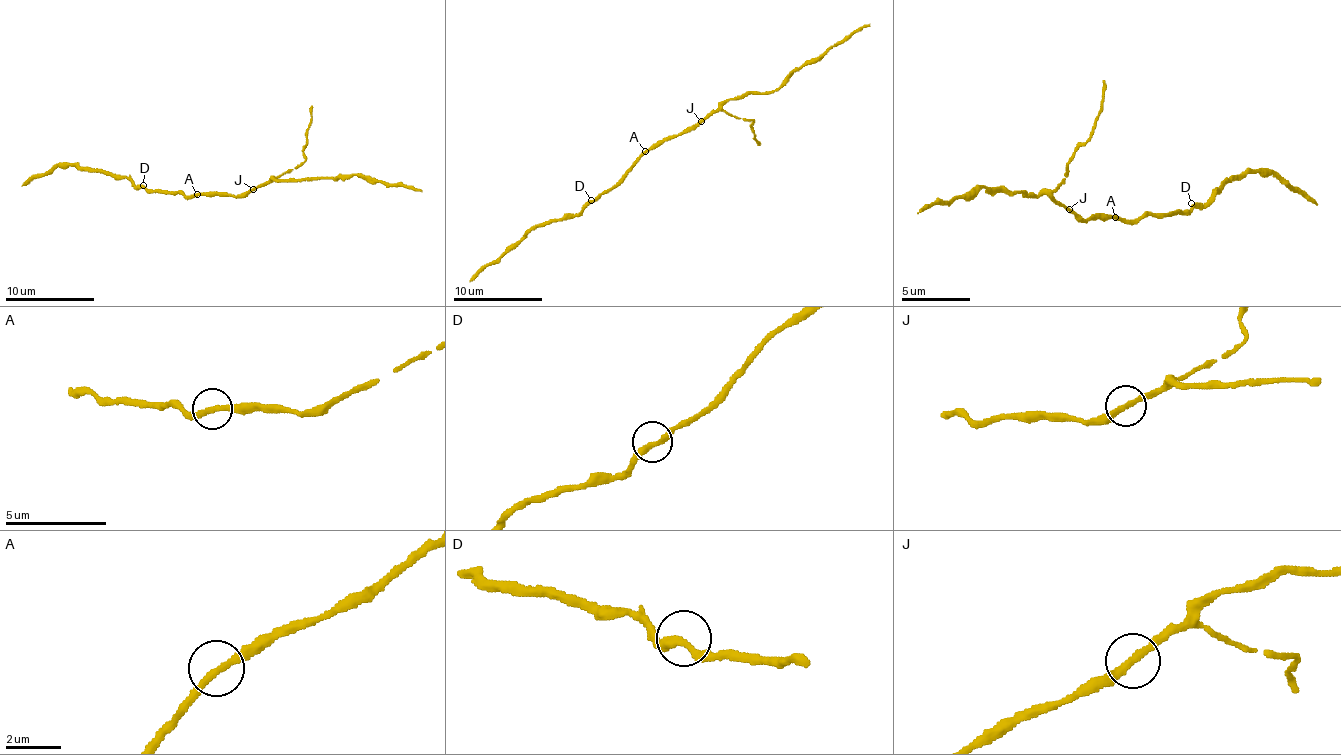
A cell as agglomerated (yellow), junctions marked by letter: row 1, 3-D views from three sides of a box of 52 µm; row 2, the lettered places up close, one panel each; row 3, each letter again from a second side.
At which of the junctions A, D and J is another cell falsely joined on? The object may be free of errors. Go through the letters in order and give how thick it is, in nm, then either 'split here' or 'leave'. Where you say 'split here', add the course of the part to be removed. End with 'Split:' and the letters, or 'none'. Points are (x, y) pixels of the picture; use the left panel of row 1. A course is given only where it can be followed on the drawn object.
A: 260 nm thick; leave
D: 280 nm thick; leave
J: 240 nm thick; leave
Split: none

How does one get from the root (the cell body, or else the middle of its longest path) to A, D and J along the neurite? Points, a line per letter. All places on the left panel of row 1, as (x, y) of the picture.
A: (214, 194), (197, 194)
D: (214, 194), (185, 196), (179, 192), (150, 192), (143, 185)
J: (214, 194), (245, 196), (252, 190)

